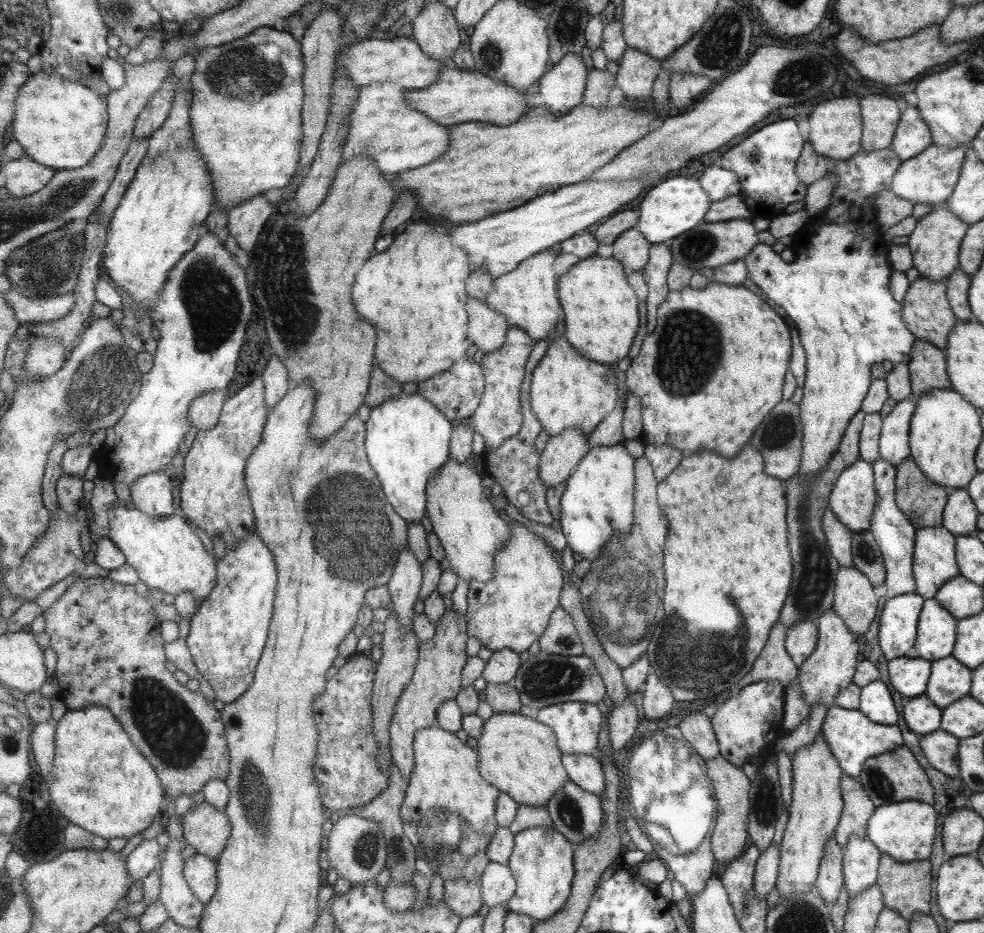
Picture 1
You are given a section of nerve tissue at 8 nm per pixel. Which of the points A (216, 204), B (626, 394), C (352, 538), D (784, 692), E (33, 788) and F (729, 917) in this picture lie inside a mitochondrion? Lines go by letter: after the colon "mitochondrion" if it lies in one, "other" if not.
A: other
B: other
C: mitochondrion
D: other
E: other
F: other

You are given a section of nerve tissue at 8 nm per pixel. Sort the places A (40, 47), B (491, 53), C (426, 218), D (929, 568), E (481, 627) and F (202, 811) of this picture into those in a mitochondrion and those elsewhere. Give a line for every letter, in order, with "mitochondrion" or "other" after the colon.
A: other
B: mitochondrion
C: other
D: other
E: other
F: other

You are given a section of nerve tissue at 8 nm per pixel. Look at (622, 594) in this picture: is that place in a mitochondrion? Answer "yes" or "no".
yes

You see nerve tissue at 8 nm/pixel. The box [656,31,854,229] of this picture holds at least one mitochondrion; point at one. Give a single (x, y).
(782, 87)

